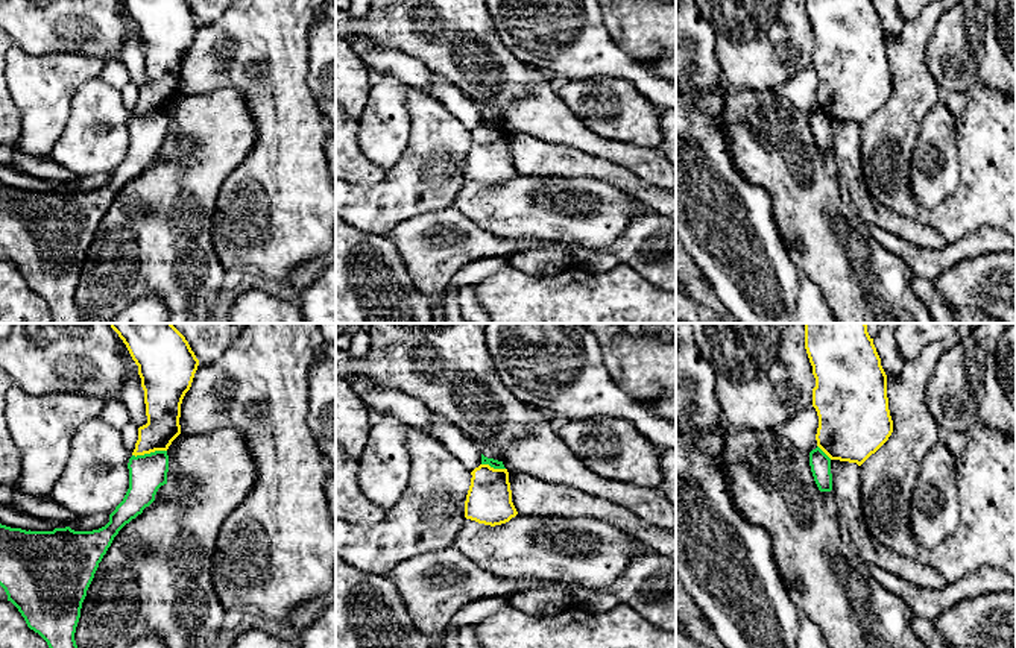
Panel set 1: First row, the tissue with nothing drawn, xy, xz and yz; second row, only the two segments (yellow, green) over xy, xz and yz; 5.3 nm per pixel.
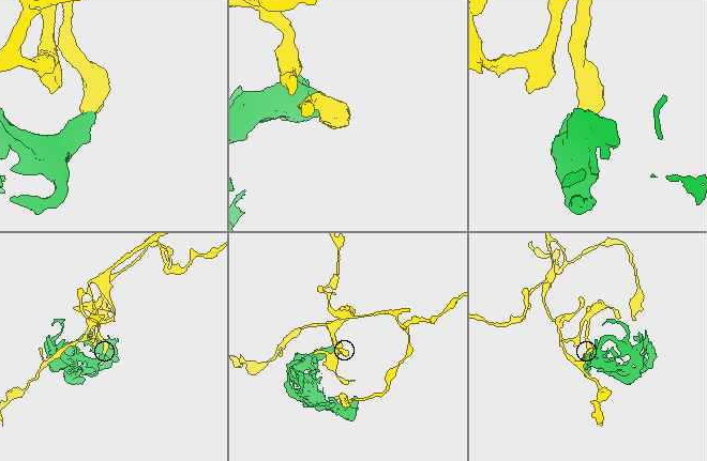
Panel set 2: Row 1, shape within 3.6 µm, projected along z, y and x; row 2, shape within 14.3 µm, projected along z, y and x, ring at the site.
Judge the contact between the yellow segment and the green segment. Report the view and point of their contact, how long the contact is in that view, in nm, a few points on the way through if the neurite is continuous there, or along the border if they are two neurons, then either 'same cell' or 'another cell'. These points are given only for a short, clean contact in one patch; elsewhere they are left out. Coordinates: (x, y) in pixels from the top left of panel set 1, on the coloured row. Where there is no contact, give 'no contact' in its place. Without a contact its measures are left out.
meets yellow in xy at (149, 452); contact 190 nm long; border along xy (166, 449), (132, 456); another cell

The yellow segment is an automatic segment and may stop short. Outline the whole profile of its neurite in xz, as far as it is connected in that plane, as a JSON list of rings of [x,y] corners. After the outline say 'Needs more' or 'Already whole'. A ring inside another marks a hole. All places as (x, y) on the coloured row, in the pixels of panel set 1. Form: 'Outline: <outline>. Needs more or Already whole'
Outline: [[[480,464],[471,472],[465,517],[484,525],[501,525],[518,514],[512,502],[507,469]]]. Already whole

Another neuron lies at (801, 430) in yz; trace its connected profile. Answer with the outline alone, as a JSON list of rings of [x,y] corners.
[[[812,405],[803,408],[791,419],[784,422],[778,433],[788,439],[794,446],[800,451],[809,454],[812,449],[817,448],[817,434],[819,428],[819,416]]]

